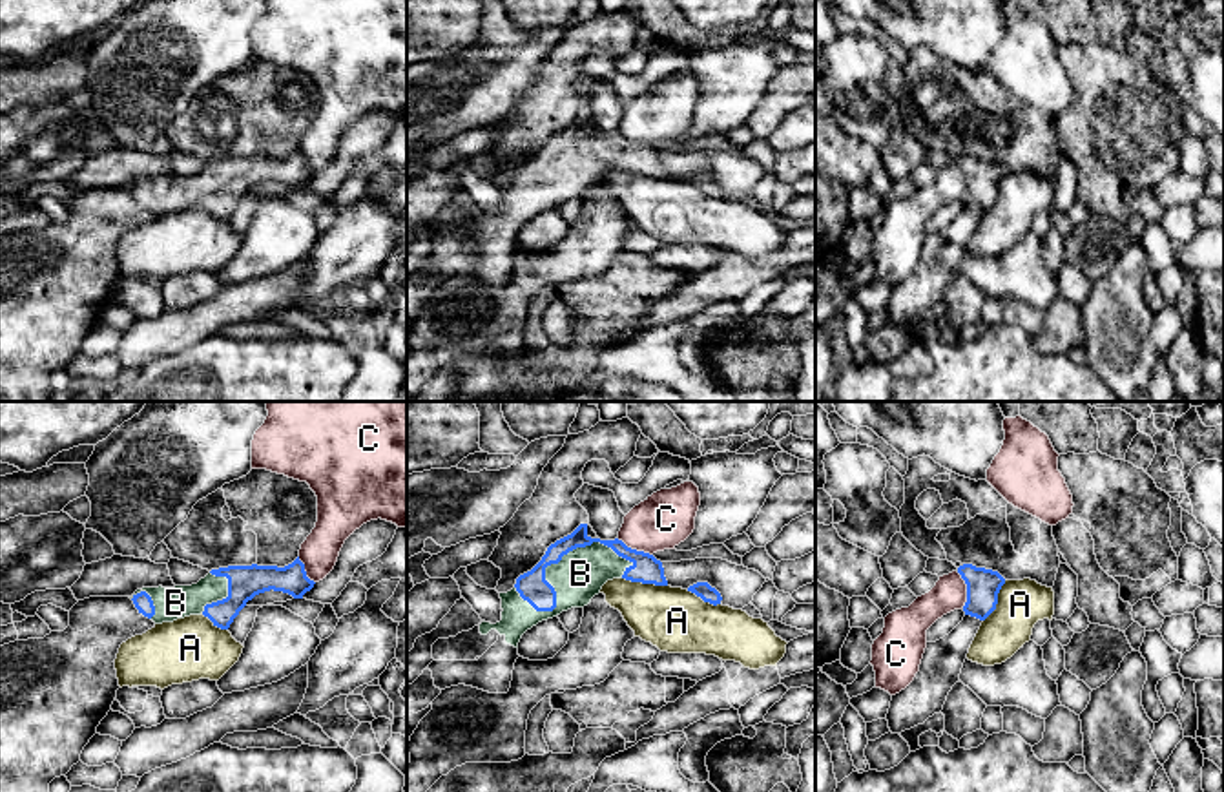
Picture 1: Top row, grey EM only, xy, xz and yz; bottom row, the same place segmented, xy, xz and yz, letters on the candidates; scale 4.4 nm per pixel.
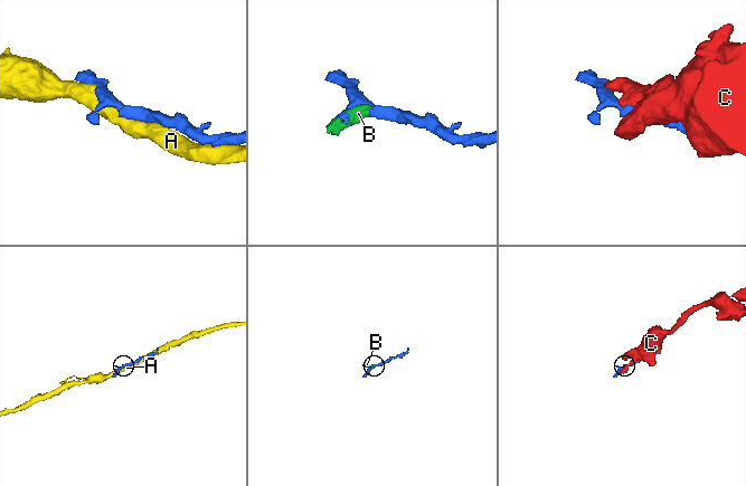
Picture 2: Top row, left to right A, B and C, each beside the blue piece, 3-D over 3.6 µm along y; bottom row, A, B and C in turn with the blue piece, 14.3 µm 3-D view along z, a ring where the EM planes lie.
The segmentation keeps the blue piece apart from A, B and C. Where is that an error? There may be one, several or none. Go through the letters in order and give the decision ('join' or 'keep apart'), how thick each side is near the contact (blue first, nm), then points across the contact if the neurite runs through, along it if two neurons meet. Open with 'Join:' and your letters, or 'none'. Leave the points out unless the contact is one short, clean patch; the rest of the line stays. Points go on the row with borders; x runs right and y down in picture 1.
Join: B
A: keep apart; calibres 120 and 280 nm
B: join; calibres 130 and 220 nm
C: keep apart; calibres 140 and 150 nm

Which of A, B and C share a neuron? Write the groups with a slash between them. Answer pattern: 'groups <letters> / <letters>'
groups A / B / C

